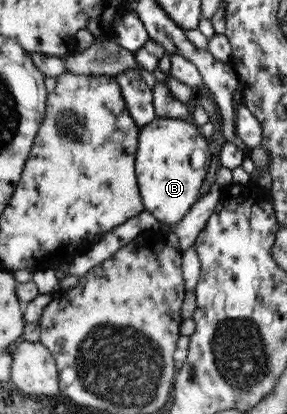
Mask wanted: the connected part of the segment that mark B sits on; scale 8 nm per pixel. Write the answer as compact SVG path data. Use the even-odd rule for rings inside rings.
M154 117L139 128L134 153L133 169L143 210L157 221L156 230L168 246L180 251L179 240L173 234L173 226L188 212L199 197L198 191L208 167L210 151L198 127L181 118Z

